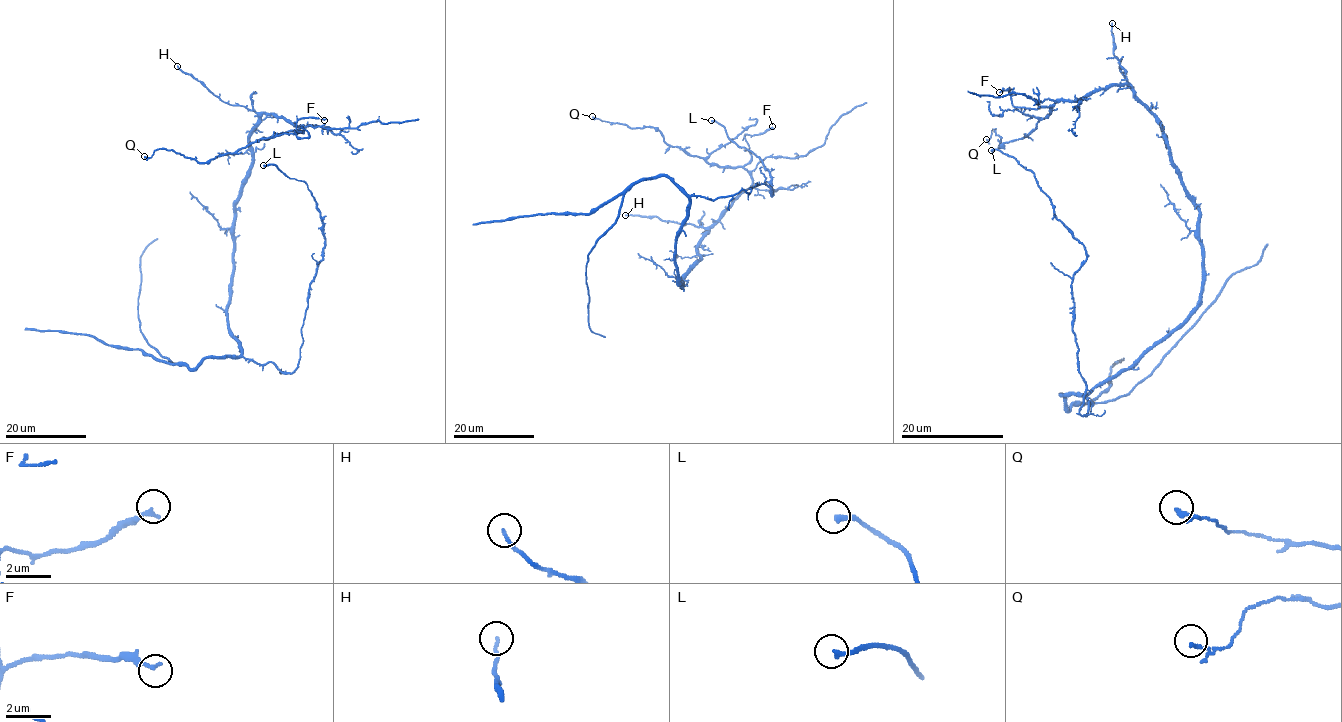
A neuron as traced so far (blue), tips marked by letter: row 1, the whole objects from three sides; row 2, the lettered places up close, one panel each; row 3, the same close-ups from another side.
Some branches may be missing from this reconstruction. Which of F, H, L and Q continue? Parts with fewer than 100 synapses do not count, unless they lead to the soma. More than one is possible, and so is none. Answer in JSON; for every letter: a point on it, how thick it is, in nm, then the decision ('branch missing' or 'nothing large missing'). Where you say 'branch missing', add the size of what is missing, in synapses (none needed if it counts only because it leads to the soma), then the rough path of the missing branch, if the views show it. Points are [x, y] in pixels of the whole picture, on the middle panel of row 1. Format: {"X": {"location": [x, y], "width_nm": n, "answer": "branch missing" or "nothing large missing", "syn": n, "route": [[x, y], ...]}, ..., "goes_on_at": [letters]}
{"F": {"location": [772, 126], "width_nm": 190, "answer": "nothing large missing"}, "H": {"location": [625, 215], "width_nm": 130, "answer": "nothing large missing"}, "L": {"location": [711, 120], "width_nm": 200, "answer": "nothing large missing"}, "Q": {"location": [592, 116], "width_nm": 90, "answer": "nothing large missing"}, "goes_on_at": []}

